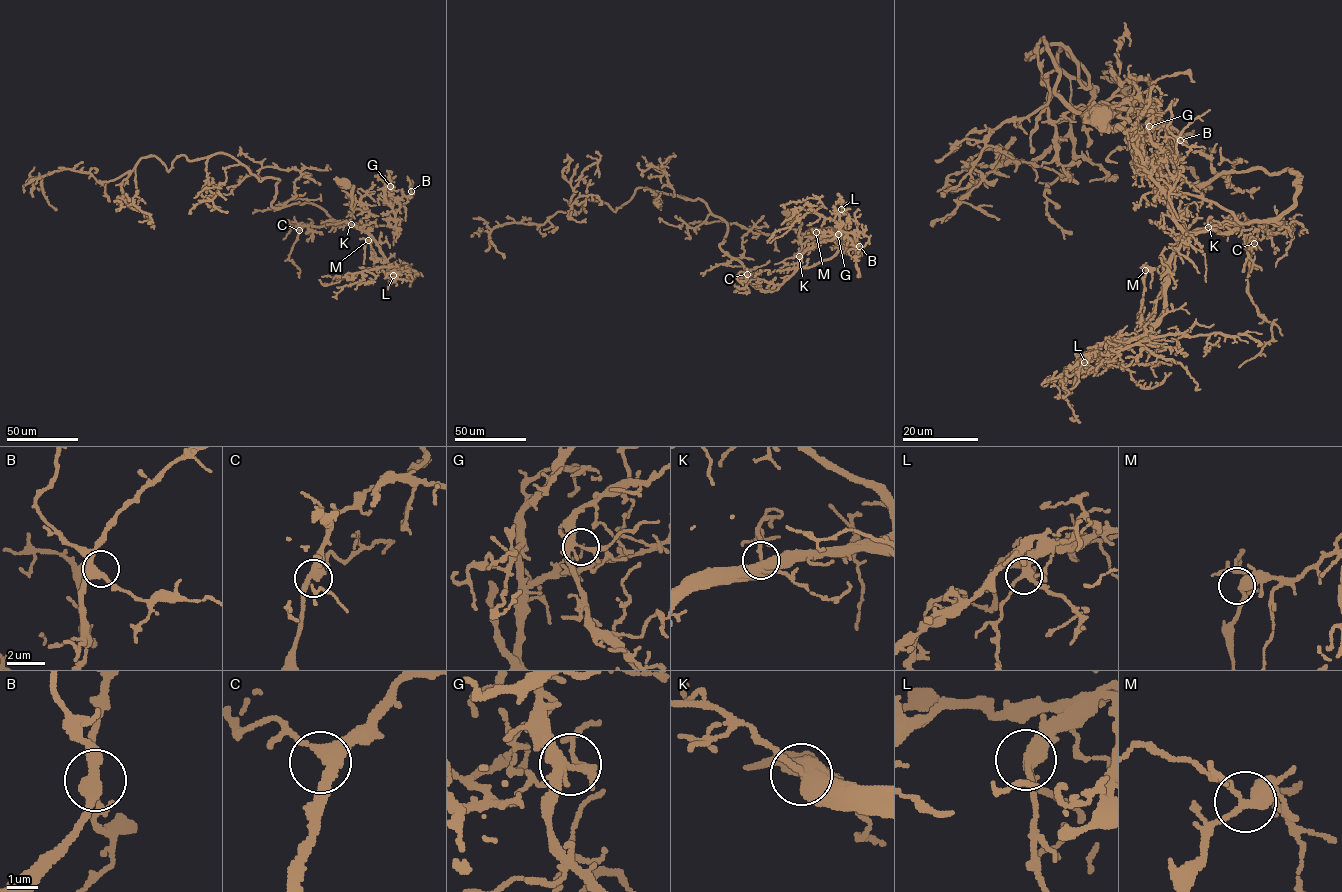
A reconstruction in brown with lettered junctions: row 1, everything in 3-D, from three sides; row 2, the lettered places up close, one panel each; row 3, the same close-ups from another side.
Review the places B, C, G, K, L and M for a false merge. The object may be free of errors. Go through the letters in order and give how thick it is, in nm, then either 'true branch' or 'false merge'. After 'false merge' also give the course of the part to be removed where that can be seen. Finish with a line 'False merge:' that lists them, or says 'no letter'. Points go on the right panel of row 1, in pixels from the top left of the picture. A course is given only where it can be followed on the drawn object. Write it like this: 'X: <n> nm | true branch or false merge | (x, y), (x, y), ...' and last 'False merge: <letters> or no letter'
B: 360 nm | true branch
C: 400 nm | true branch
G: 240 nm | true branch
K: 440 nm | true branch
L: 340 nm | true branch
M: 280 nm | true branch
False merge: no letter

